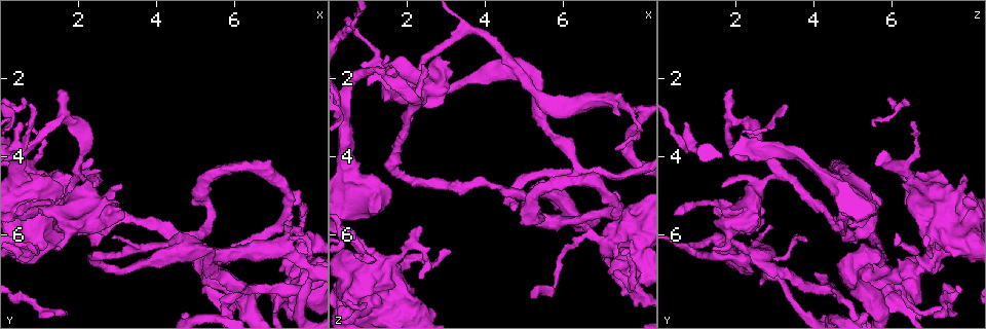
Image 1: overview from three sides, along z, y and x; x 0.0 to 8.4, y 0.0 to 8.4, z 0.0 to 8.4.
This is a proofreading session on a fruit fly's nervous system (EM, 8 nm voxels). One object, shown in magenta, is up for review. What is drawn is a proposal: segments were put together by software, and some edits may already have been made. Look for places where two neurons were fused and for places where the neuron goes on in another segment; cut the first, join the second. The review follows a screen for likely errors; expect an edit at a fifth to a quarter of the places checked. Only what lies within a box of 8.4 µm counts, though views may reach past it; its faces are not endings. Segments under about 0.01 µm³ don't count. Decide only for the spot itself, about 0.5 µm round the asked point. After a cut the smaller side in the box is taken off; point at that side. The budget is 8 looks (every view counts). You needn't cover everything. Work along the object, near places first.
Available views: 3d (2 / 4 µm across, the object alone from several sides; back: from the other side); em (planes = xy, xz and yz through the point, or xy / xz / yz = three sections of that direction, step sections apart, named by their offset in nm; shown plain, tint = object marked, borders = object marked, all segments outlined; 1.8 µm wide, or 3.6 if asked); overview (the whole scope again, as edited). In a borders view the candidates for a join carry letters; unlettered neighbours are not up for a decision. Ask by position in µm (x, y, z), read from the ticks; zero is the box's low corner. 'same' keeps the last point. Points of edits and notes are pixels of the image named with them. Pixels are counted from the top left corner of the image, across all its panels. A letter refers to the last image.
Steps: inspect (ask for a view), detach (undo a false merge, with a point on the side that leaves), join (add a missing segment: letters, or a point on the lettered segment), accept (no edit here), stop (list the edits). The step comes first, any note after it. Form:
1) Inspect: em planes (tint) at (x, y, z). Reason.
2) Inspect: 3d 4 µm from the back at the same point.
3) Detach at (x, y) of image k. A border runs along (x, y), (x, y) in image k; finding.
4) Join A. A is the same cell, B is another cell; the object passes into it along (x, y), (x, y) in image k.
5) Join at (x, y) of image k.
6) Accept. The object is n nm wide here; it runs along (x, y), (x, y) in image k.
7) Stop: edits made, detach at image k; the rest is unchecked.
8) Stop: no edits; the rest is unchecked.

Inspect: em 3.6 µm yz step 16 (borders) at (0.60, 4.95, 7.60). Sharp bend.

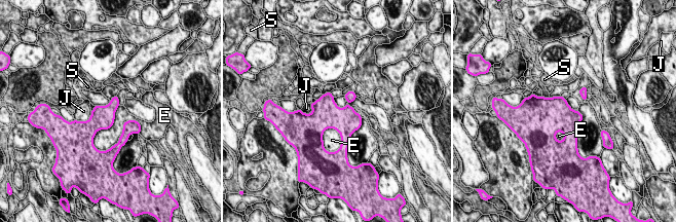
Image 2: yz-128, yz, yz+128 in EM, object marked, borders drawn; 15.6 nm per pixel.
Accept. E, J and S are other cells; a border runs along (119, 105), (114, 122), (92, 141) in image 2; all the same neuron.

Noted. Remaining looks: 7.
Inspect: 3d 4 µm at (5.35, 6.45, 2.45). Calibre changes.

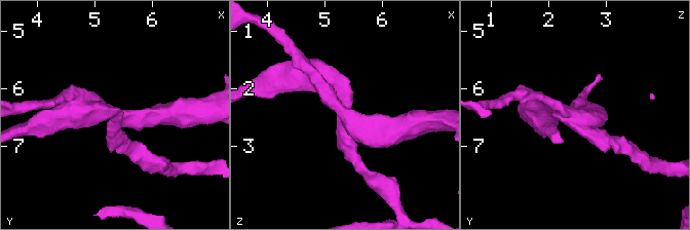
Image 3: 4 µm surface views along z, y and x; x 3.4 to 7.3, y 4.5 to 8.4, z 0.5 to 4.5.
Inspect: em planes (borders) at (5.30, 6.50, 2.45). 3 arms meet here; the arms are 220, 360, 420 nm wide.

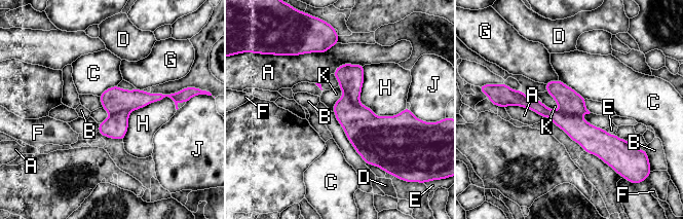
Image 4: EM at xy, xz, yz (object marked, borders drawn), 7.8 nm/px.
Accept. The object is 220 nm wide here; A, B, C, D, E, F, G, H, J and K are other cells; it runs along (509, 97), (620, 143) in image 4; one neuron here.

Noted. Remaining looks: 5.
Inspect: em planes (tint) at (7.55, 4.90, 6.50). Branch stops here.

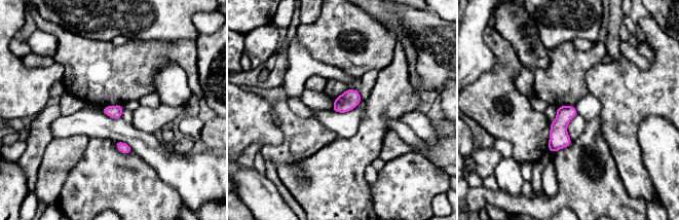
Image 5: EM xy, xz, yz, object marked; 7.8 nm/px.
Inspect: em planes (borders) at the same point. What lies round it.

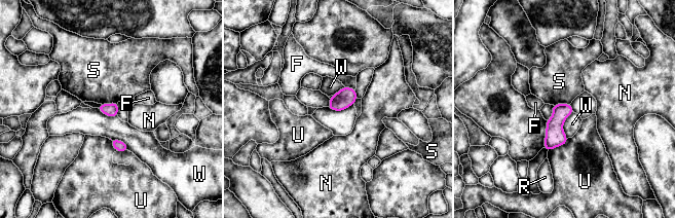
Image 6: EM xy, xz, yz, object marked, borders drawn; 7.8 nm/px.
Accept. The longest contact is with W, 220 nm; F, N, R, S, U and W are other cells; a border runs along (117, 102), (101, 104) in image 6; no lettered segment goes on from it.

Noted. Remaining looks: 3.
Inspect: 3d 4 µm at (5.30, 7.20, 7.30). Free end.

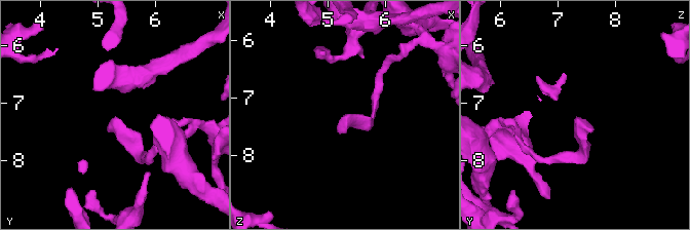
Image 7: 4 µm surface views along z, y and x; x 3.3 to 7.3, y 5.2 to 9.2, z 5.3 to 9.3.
Inspect: em planes (plain) at (5.30, 7.20, 7.35).

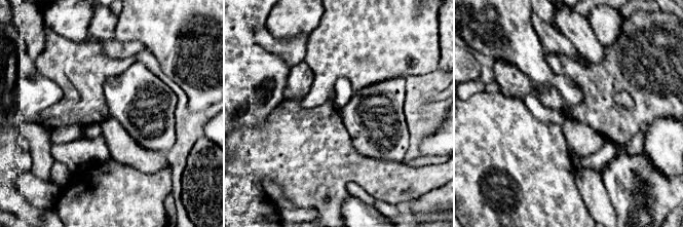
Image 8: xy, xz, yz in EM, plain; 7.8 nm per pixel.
Inspect: em planes (borders) at the same point. What lies round it.

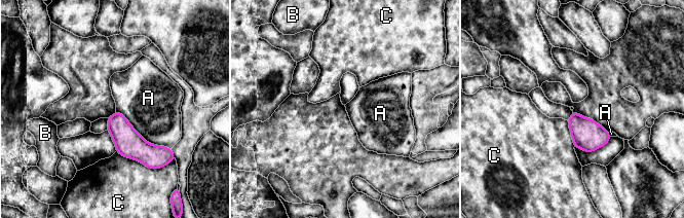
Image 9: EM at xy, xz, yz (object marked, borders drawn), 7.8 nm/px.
Accept. A, B and C are other cells; no lettered segment goes on from it.

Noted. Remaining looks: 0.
Stop: no edits; the rest is unchecked.

